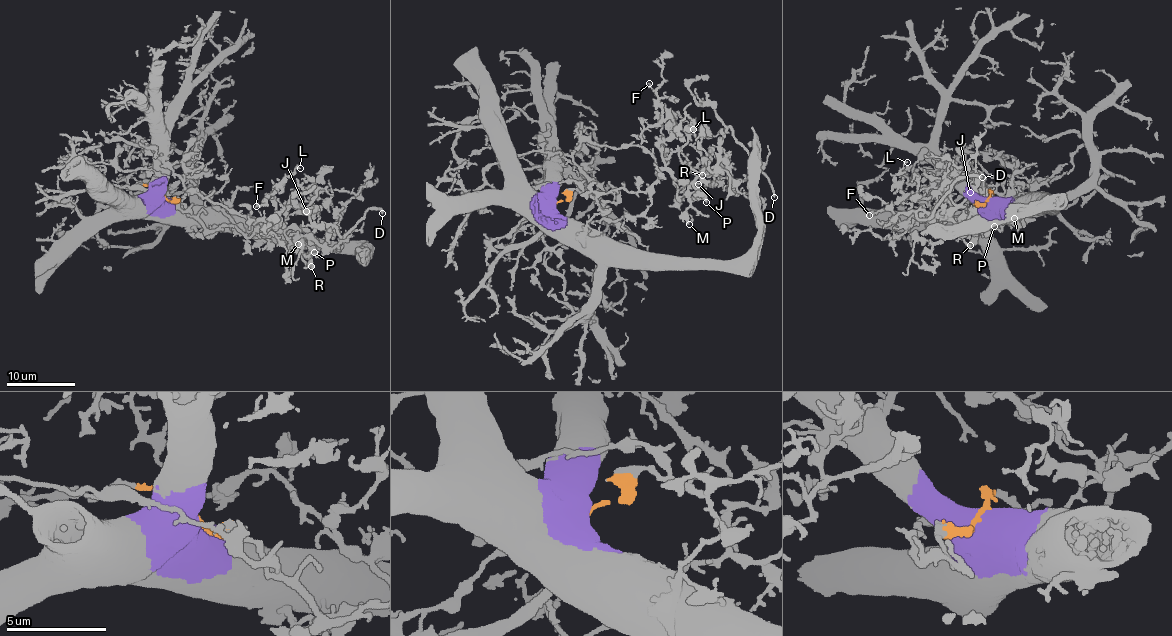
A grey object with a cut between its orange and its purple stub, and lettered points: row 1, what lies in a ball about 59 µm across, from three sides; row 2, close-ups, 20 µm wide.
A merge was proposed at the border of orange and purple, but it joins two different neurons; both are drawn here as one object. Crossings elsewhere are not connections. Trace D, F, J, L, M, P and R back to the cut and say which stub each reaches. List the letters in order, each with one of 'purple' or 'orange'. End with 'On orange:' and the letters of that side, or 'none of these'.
D: orange
F: orange
J: orange
L: orange
M: orange
P: orange
R: orange
On orange: D, F, J, L, M, P, R

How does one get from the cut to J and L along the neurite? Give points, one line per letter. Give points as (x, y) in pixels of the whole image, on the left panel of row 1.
J: (162, 194), (183, 205), (209, 230), (234, 225), (248, 236), (256, 231), (282, 229), (287, 217), (306, 211)
L: (162, 194), (209, 230), (234, 225), (250, 236), (272, 226), (277, 204), (268, 195), (300, 169)

